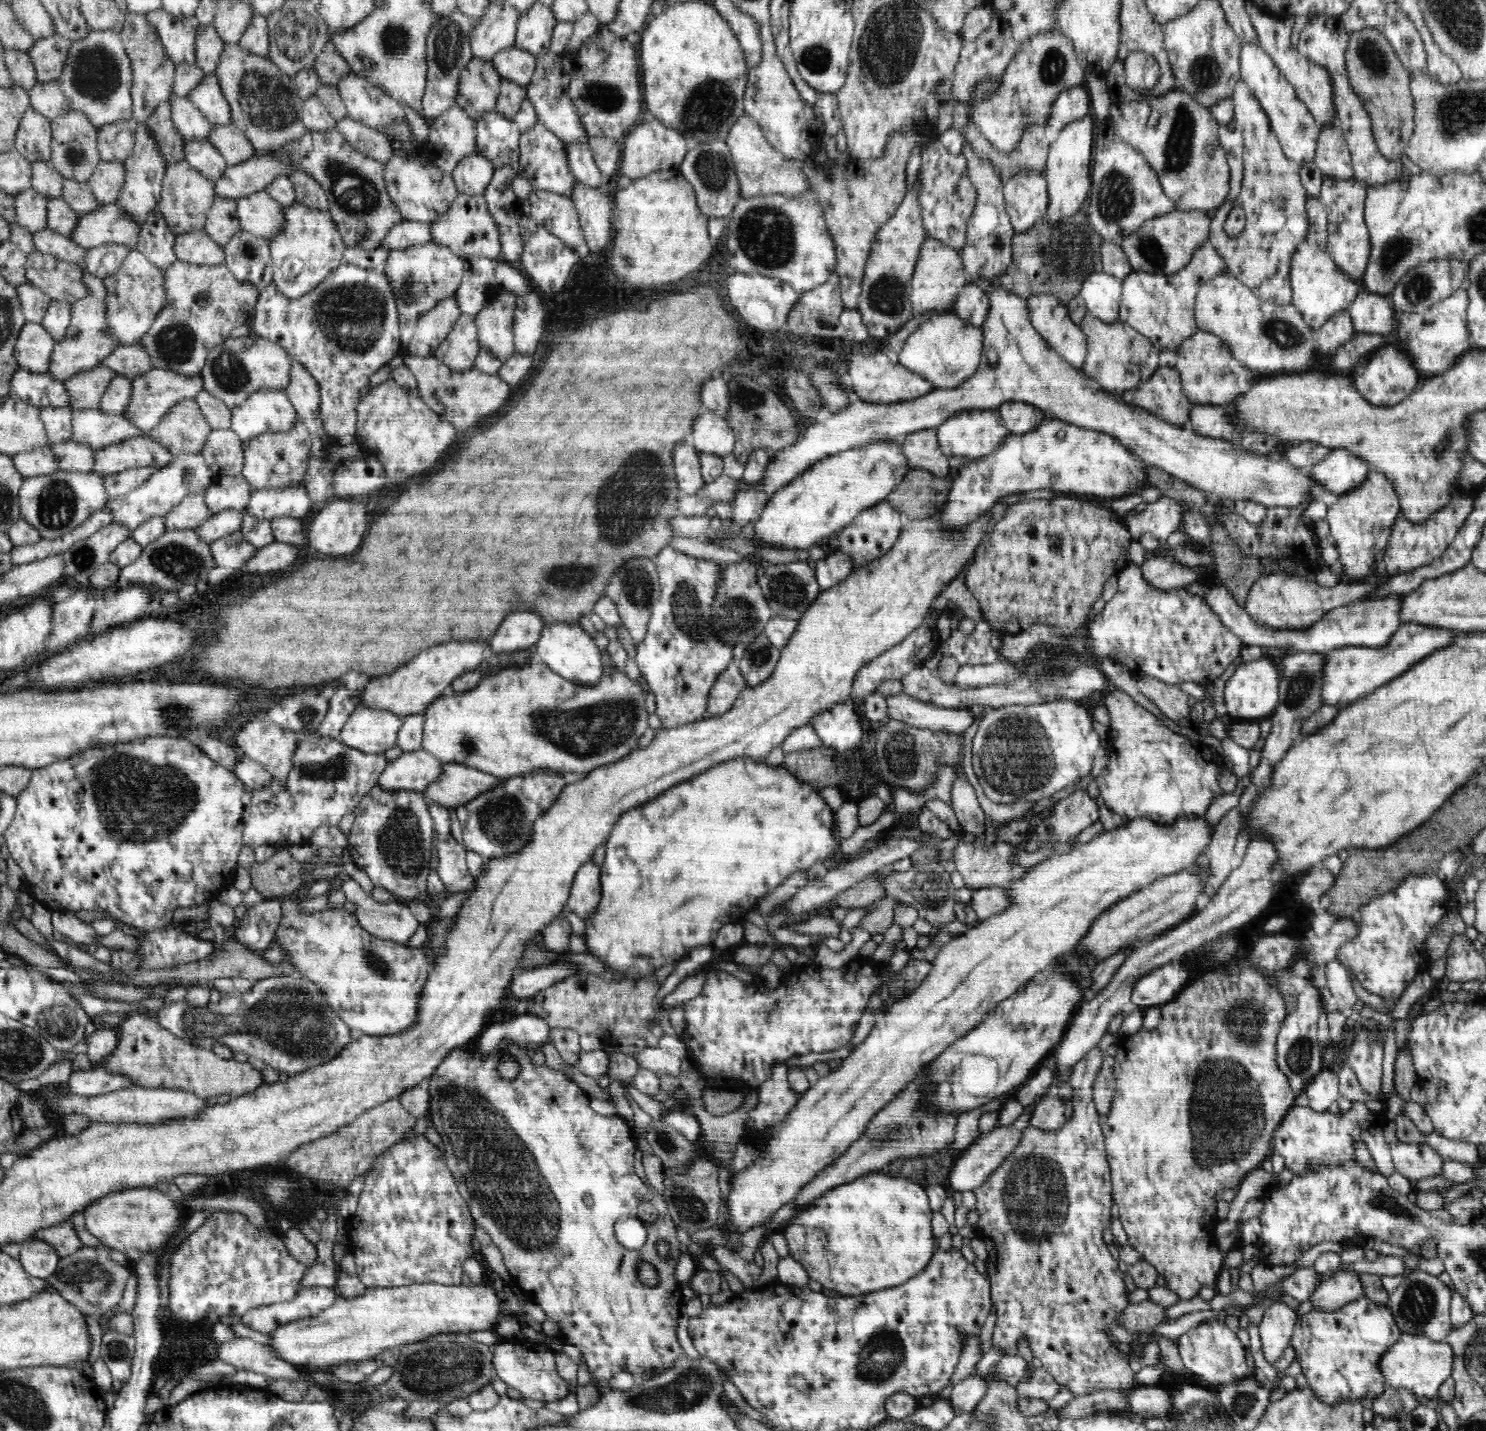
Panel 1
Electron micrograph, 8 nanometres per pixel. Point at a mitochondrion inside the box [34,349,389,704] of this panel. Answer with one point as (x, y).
(57, 504)

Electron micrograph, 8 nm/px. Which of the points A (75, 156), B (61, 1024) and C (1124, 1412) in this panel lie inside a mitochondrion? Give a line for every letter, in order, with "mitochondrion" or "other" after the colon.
A: mitochondrion
B: mitochondrion
C: other

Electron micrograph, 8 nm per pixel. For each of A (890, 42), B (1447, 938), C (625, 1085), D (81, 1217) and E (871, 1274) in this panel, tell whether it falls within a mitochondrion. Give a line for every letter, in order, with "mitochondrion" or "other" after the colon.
A: mitochondrion
B: other
C: other
D: other
E: other

